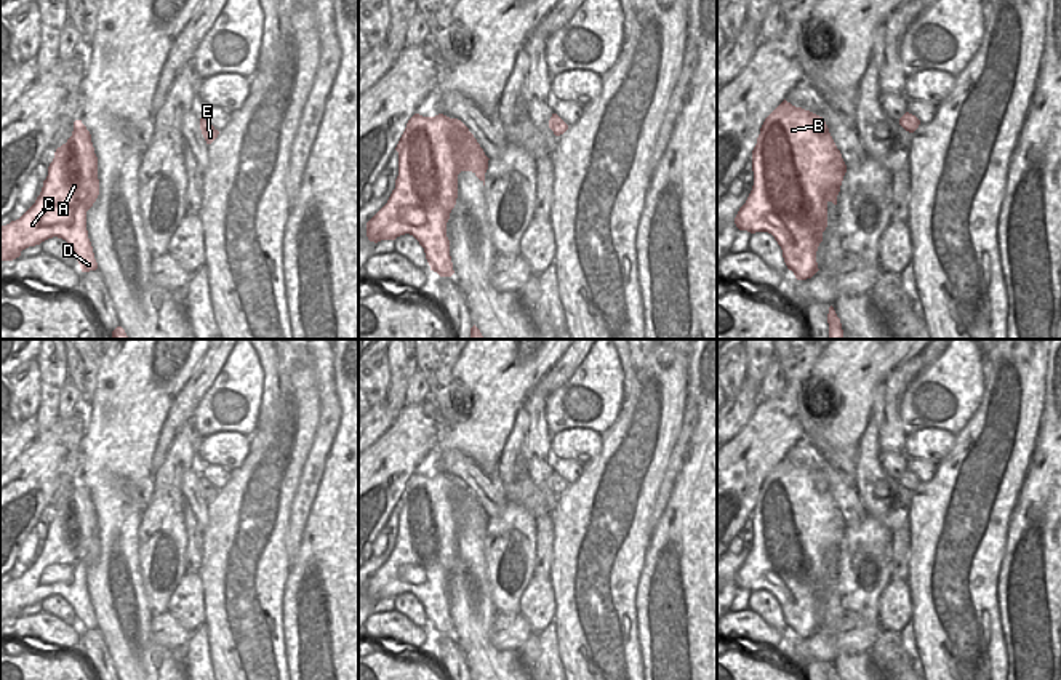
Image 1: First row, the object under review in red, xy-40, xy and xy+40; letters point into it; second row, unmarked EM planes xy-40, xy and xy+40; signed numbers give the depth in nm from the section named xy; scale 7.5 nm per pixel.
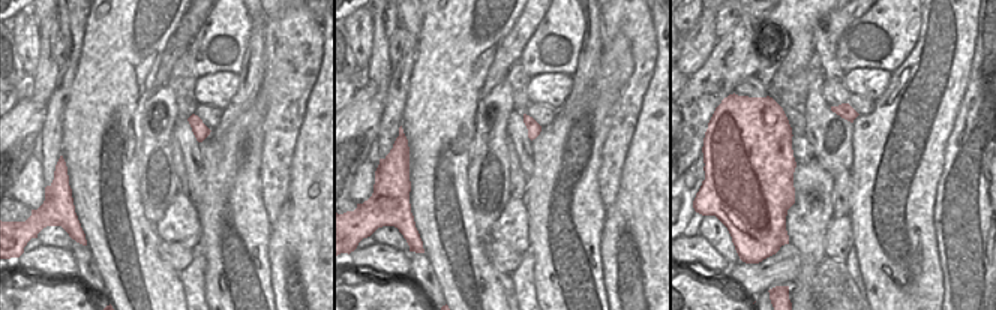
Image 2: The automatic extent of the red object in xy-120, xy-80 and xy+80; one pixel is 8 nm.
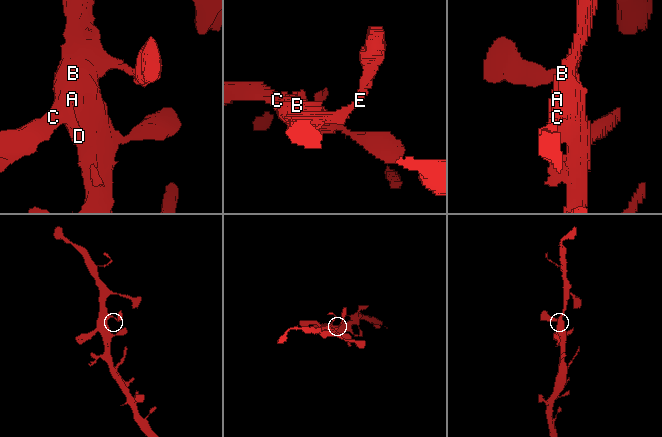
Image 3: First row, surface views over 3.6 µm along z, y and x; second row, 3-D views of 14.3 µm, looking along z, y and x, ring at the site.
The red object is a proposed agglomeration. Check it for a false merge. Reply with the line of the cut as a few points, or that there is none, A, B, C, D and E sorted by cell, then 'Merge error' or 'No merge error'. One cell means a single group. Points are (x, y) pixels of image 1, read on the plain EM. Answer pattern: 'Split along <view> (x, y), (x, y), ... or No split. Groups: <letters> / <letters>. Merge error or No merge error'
No split. Groups: A B C D E. No merge error

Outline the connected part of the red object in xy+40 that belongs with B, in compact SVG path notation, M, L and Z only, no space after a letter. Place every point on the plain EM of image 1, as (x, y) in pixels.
M784 458L760 486L752 509L752 530L754 544L735 576L736 586L751 592L771 592L795 637L811 637L819 629L816 610L827 586L827 562L837 563L847 531L824 477Z

